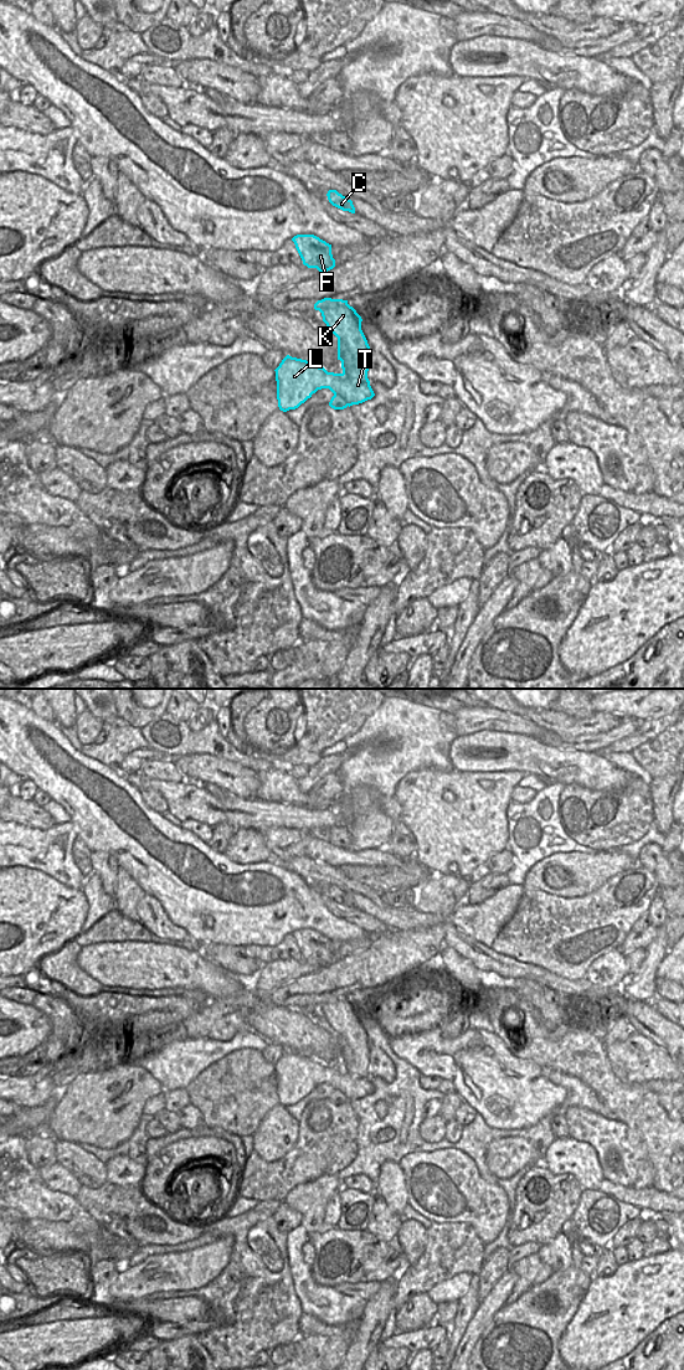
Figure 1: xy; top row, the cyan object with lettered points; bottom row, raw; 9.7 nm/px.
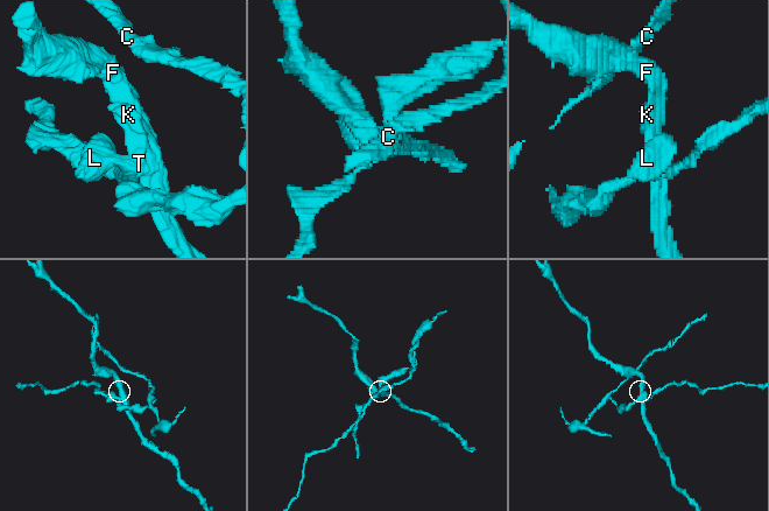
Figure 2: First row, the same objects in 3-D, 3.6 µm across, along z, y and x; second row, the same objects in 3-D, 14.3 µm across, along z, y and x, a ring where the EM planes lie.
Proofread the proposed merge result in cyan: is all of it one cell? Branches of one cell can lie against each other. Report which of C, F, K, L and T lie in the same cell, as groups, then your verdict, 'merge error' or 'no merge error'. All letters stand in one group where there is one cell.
groups C / F K L T; merge error

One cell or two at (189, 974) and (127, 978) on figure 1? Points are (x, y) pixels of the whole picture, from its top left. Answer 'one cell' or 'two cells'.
one cell

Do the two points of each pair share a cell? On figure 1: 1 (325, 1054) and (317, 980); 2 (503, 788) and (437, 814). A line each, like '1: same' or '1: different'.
1: different
2: same

